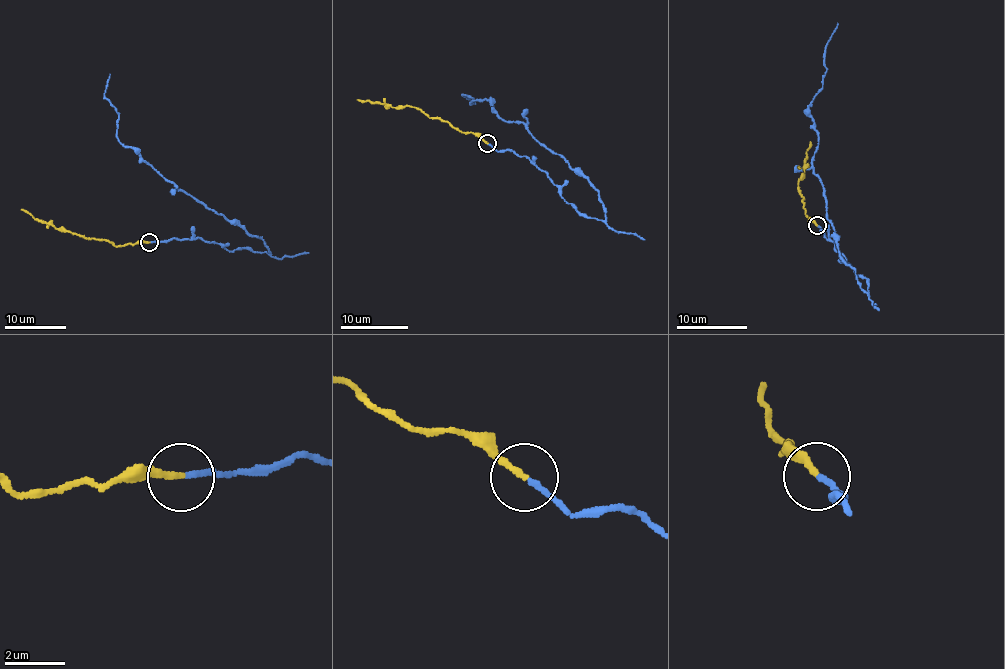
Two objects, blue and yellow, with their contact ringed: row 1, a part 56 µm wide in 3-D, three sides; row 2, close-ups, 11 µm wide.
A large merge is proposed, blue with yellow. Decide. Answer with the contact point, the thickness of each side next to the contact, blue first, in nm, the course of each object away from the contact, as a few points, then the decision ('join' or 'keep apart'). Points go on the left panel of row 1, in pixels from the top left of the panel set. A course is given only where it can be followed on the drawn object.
place (149, 242); calibres 180 and 200 nm; course blue (149, 242), (269, 252), (125, 147), (104, 95), (110, 74); course yellow (149, 242), (117, 246), (56, 229), (21, 209); keep apart

